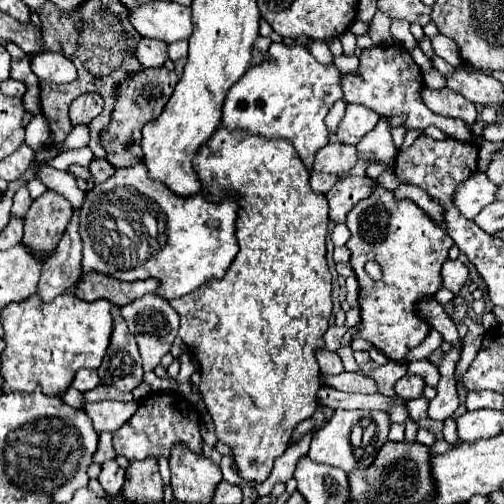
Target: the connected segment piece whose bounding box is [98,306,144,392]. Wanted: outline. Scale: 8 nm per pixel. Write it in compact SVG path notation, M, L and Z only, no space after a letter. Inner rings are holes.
M114 306L114 332L110 338L108 352L98 368L100 384L114 386L122 392L132 392L142 382L142 358L138 354L136 340L126 328L126 322L120 316L120 308Z

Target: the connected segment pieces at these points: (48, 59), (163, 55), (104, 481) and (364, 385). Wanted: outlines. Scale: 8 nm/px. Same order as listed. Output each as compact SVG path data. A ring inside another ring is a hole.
M40 52L32 58L32 72L46 82L66 84L76 78L76 66L62 54Z
M142 38L136 46L136 58L144 68L158 68L168 60L168 44Z
M108 460L102 464L102 472L98 476L102 488L108 492L108 494L120 494L122 486L124 486L124 470L116 464L116 460Z
M342 372L338 376L320 376L320 378L324 384L334 386L336 390L344 390L344 392L362 392L362 394L378 392L376 380L358 372Z

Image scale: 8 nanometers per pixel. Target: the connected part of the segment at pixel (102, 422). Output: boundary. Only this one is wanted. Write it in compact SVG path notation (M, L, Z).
M102 400L84 406L86 414L94 422L96 432L116 432L132 418L136 408L138 402L116 402L116 400Z

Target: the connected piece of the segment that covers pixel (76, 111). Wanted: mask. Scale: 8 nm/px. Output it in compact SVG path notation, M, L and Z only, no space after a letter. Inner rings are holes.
M82 94L70 106L72 124L90 124L104 108L104 98L100 94Z

